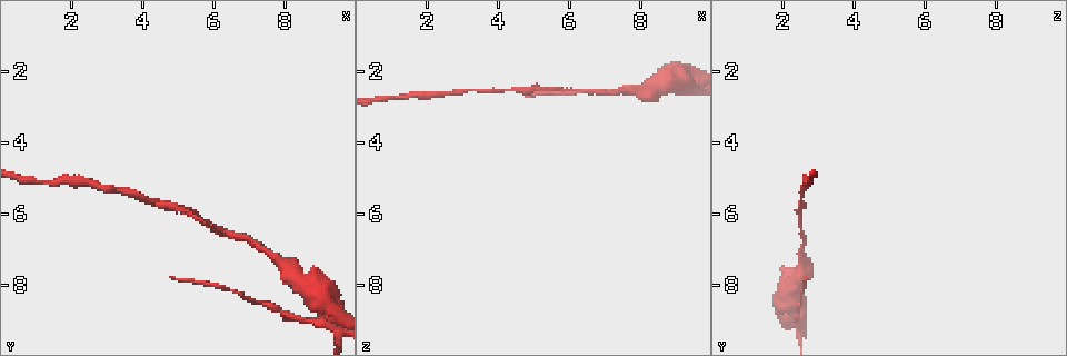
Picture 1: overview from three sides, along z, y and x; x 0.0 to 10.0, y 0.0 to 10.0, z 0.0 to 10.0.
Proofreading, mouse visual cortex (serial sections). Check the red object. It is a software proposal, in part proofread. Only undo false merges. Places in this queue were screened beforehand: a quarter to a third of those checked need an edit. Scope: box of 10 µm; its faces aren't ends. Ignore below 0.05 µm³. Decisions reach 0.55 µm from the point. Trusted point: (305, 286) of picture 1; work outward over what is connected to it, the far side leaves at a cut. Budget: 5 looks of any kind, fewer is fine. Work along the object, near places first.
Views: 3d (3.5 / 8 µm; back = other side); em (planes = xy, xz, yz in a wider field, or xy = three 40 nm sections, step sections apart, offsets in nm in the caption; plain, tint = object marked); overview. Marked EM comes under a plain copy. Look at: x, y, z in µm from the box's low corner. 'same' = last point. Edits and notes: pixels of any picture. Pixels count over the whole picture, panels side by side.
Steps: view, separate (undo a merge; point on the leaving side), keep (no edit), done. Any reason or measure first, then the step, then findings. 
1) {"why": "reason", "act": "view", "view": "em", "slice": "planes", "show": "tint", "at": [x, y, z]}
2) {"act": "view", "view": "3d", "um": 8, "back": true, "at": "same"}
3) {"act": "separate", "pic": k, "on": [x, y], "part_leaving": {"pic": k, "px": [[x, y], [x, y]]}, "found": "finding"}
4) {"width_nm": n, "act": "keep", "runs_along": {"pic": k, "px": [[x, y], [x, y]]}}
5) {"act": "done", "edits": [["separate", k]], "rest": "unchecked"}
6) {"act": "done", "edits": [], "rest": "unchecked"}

{"why": "four-way junction", "act": "view", "view": "3d", "um": 3.5, "at": [9.30, 8.70, 2.40]}

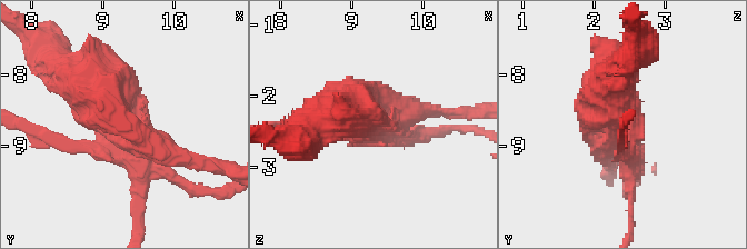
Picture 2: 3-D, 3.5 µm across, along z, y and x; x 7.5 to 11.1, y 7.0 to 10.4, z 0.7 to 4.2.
{"act": "view", "view": "em", "slice": "xy", "step": 3, "show": "tint", "at": "same"}

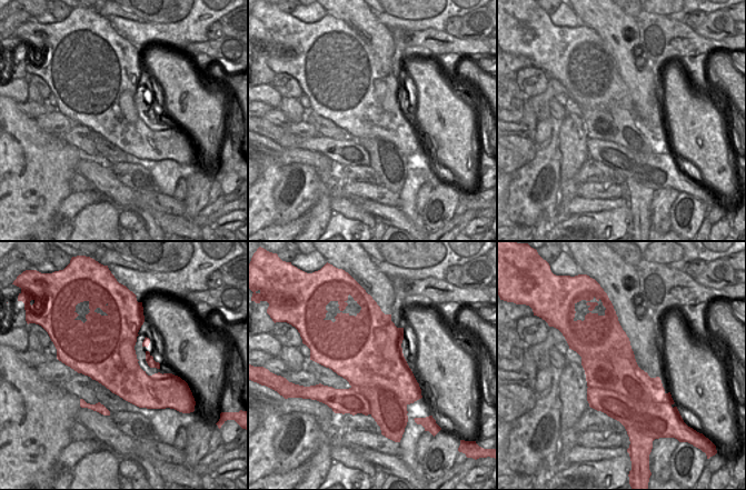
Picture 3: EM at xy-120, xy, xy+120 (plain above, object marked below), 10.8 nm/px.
{"act": "separate", "pic": 2, "on": [59, 139], "part_leaving": {"pic": 2, "px": [[106, 146], [61, 146], [31, 131]]}, "found": "two cells meet here"}

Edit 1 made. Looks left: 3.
{"why": "sudden change in width", "act": "view", "view": "em", "slice": "planes", "show": "tint", "at": [7.60, 7.20, 2.50]}

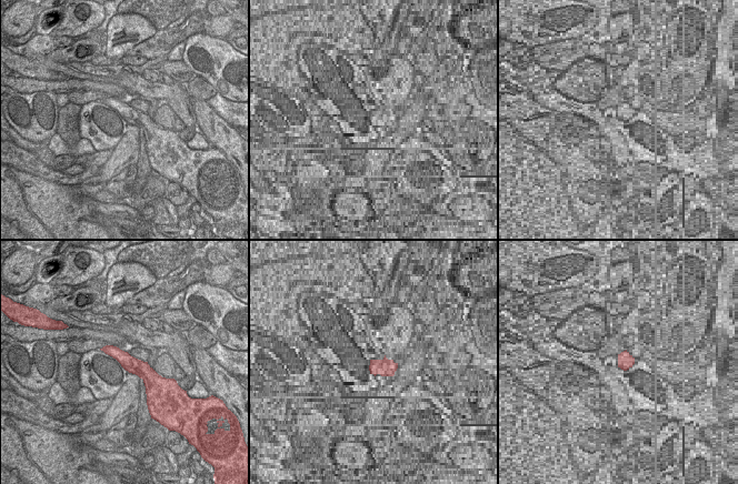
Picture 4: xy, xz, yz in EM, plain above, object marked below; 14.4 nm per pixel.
{"act": "view", "view": "3d", "um": 3.5, "at": "same"}

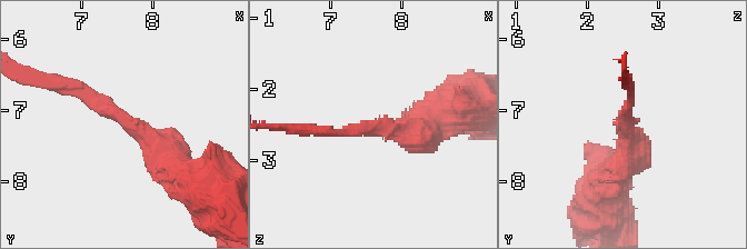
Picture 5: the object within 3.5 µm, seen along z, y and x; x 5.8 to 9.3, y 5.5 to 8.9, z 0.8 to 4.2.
{"width_nm": 240, "act": "keep", "runs_along": {"pic": 5, "px": [[182, 170], [145, 132], [63, 85]]}, "found": "continuous, no second cell"}

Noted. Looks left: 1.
{"act": "done", "edits": [["separate", 2]], "rest": "unchecked"}

